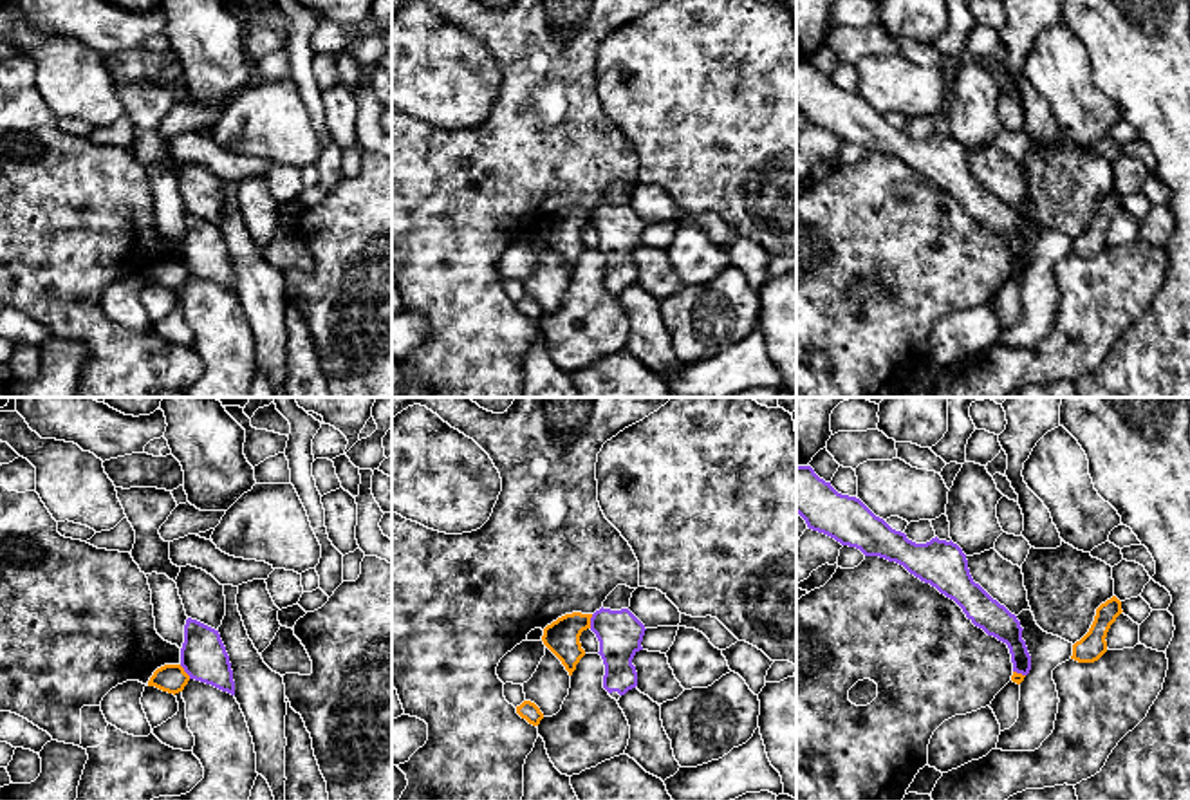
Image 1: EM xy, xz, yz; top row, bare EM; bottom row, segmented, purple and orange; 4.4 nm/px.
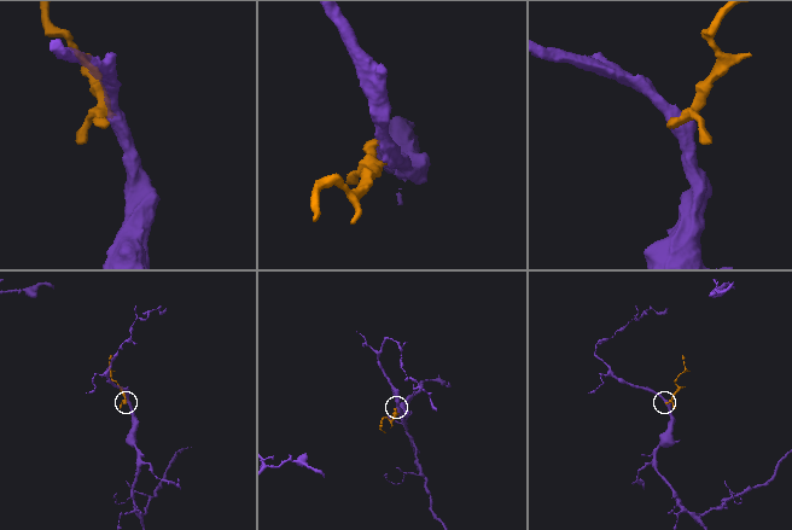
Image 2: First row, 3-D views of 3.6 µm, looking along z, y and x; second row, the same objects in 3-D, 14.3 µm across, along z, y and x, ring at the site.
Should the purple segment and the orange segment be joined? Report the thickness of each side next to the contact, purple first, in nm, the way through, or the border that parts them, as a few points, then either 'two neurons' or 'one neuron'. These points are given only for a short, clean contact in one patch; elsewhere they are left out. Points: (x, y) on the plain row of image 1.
200/130 nm | one neuron

